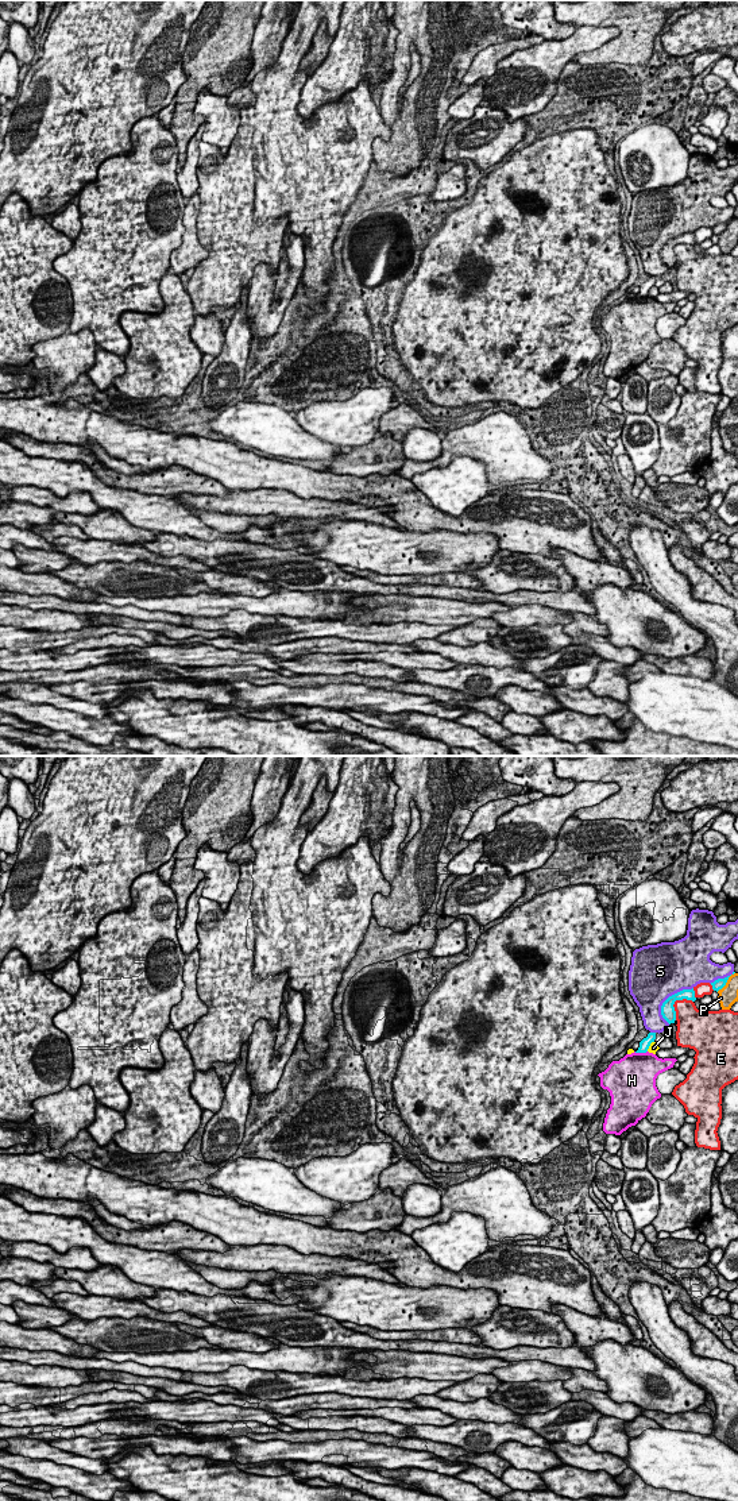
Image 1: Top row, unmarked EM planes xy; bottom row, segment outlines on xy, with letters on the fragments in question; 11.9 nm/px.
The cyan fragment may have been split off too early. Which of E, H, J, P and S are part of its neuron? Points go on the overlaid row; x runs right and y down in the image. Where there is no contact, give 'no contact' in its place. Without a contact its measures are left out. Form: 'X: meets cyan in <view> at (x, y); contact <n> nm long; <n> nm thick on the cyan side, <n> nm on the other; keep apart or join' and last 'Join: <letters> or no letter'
E: meets cyan in xy at (673, 1003); contact 320 nm long; 170 nm thick on the cyan side, 300 nm on the other; keep apart
H: meets cyan in xy at (640, 1052); contact 160 nm long; 130 nm thick on the cyan side, 480 nm on the other; keep apart
J: meets cyan in xy at (649, 1045); contact 150 nm long; 130 nm thick on the cyan side, 120 nm on the other; keep apart
P: meets cyan in xy at (726, 981); contact 320 nm long; 130 nm thick on the cyan side, 220 nm on the other; keep apart
S: meets cyan in xy at (667, 999); contact 550 nm long; 170 nm thick on the cyan side, 500 nm on the other; keep apart
Join: no letter

